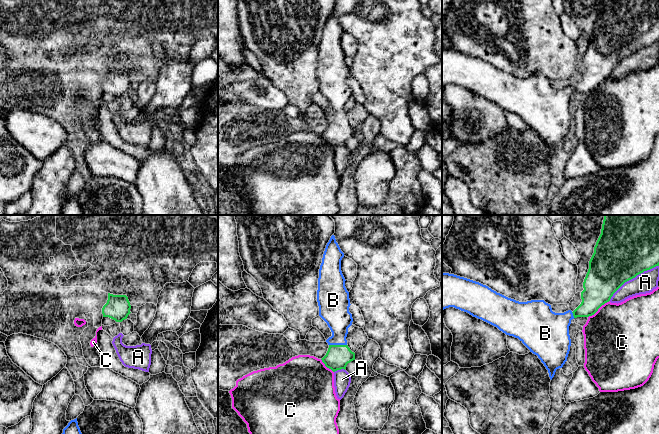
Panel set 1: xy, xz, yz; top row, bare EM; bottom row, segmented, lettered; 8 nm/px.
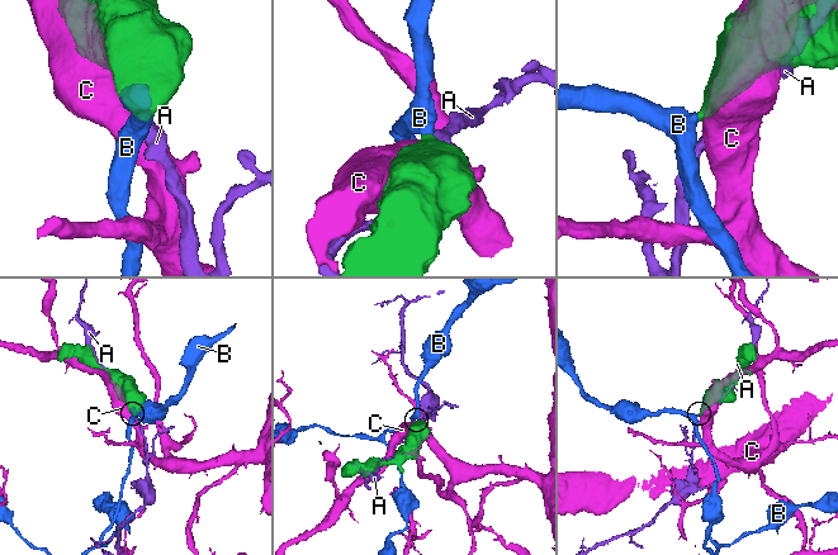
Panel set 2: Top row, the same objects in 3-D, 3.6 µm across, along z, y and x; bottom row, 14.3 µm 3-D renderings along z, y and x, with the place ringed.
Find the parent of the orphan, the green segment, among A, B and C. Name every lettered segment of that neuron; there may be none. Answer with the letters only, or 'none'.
B

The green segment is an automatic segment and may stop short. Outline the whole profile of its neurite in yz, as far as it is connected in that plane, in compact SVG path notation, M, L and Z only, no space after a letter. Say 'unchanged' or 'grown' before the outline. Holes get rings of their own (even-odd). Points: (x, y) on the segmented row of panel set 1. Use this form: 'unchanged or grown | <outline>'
grown | M604 215L601 234L583 282L582 302L573 312L555 313L544 300L519 302L479 282L443 272L442 310L454 307L497 327L506 335L518 338L538 356L552 380L556 370L567 361L571 320L594 315L625 282L656 266L659 266L659 215Z

